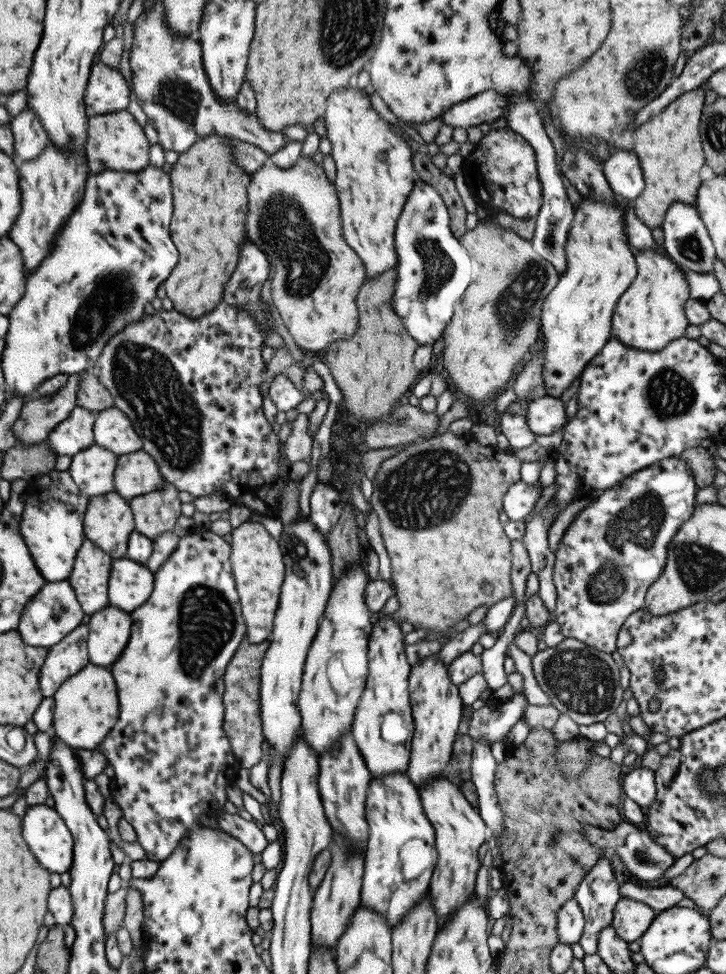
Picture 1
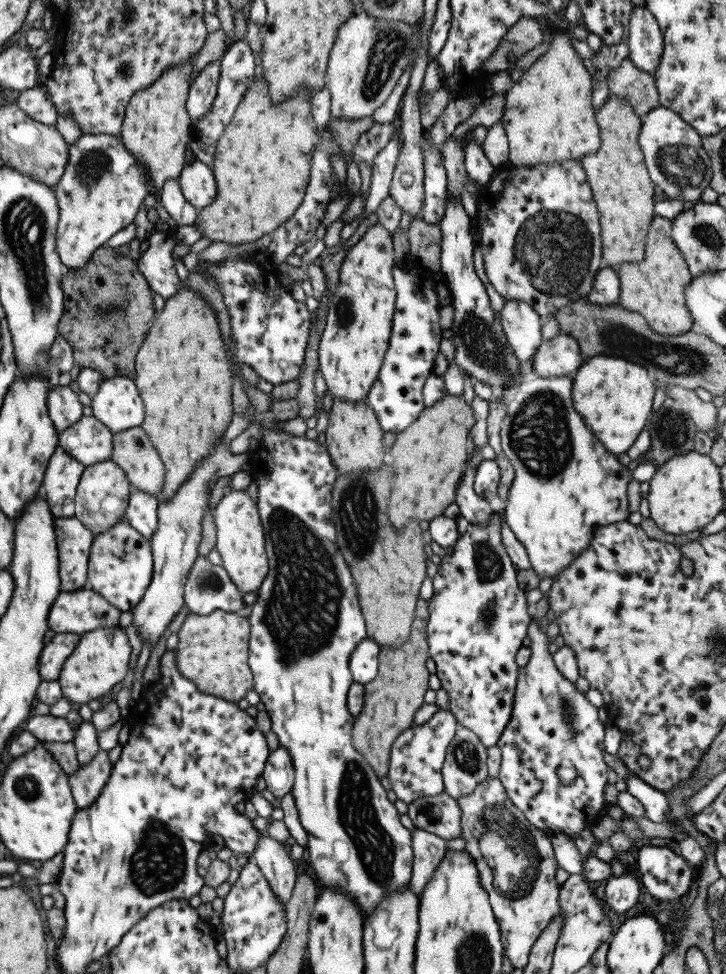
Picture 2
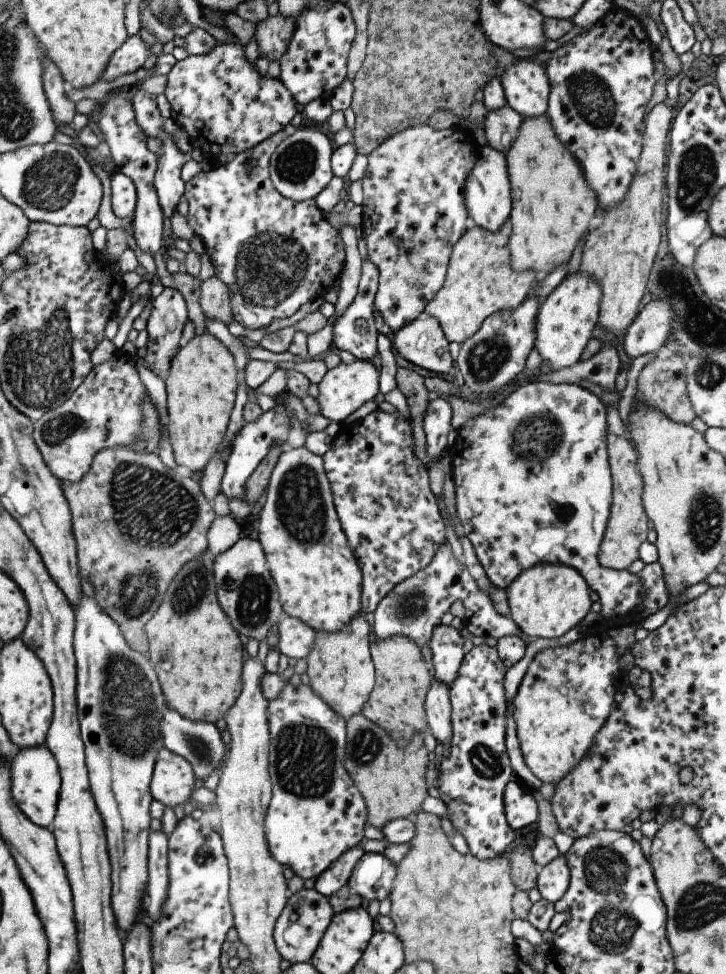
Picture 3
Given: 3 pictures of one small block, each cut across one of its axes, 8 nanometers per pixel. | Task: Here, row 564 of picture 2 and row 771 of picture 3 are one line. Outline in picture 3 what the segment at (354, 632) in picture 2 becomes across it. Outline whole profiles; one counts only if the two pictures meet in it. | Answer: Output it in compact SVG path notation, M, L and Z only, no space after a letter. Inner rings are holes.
M284 681L280 694L269 700L270 735L268 757L272 798L265 818L265 837L270 854L305 880L320 876L349 848L364 842L367 806L359 788L345 770L347 720L330 708L309 684L293 686Z

